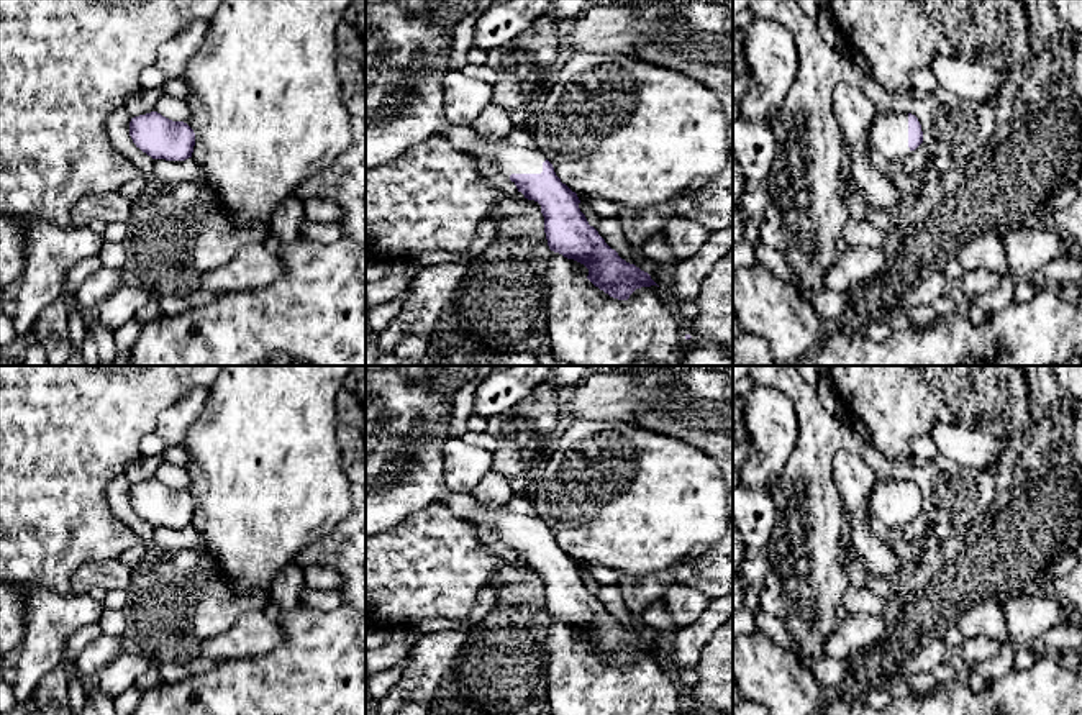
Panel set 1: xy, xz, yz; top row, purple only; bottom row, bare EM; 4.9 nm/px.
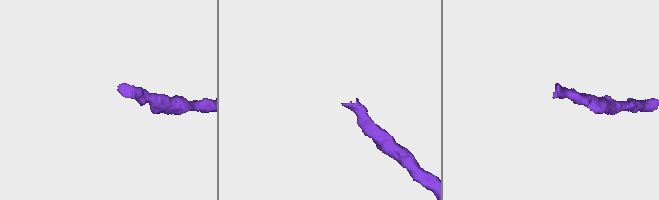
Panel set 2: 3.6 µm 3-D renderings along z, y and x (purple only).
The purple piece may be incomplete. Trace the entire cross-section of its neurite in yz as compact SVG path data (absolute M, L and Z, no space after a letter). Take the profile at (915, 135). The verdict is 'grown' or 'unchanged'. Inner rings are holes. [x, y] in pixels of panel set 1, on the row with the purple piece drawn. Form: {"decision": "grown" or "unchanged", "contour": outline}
{"decision": "grown", "contour": "M879 113L869 128L869 141L885 159L903 161L923 143L923 131L912 113Z"}

